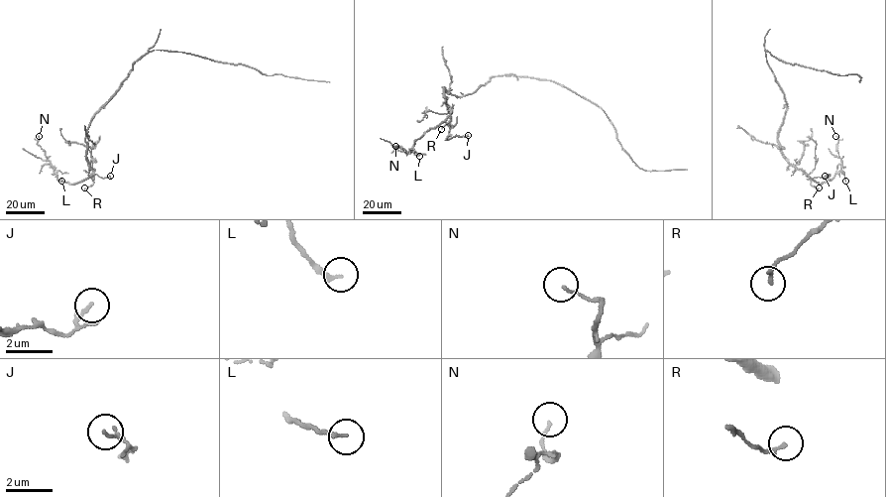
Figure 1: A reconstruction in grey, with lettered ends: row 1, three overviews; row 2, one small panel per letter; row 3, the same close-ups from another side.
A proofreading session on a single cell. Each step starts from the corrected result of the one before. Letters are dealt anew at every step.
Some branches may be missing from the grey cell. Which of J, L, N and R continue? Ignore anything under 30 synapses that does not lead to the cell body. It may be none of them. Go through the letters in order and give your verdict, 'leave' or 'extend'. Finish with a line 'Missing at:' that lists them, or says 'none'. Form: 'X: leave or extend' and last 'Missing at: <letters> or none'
J: leave
L: leave
N: leave
R: leave
Missing at: none

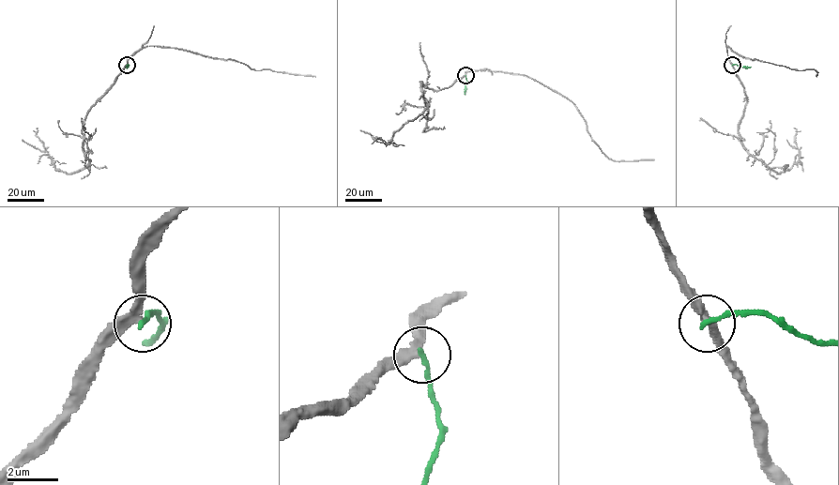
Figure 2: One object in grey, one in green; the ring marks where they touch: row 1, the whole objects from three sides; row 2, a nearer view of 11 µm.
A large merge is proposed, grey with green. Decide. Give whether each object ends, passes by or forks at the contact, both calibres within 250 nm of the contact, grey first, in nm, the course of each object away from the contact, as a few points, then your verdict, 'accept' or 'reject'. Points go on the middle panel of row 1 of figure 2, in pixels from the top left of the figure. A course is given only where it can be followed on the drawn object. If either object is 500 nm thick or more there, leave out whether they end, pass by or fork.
grey passes by; green ends there; 280 nm thick on the grey side, 200 nm on the other; grey runs (465, 75), (467, 71), (485, 70), (535, 79), (572, 103), (592, 139), (609, 158), (653, 159); green runs (465, 75), (465, 94); reject

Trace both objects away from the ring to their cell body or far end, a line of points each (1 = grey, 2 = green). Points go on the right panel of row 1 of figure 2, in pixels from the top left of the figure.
1: (732, 65), (726, 46), (752, 59), (791, 68), (815, 69), (817, 72), (816, 76)
2: (732, 65), (751, 67)

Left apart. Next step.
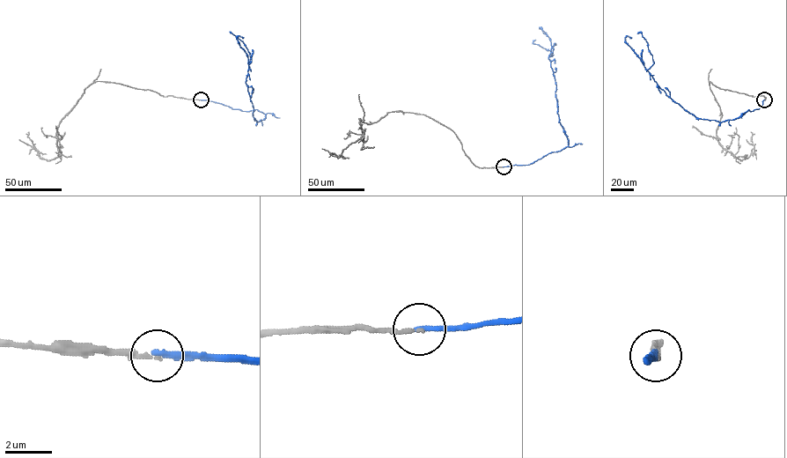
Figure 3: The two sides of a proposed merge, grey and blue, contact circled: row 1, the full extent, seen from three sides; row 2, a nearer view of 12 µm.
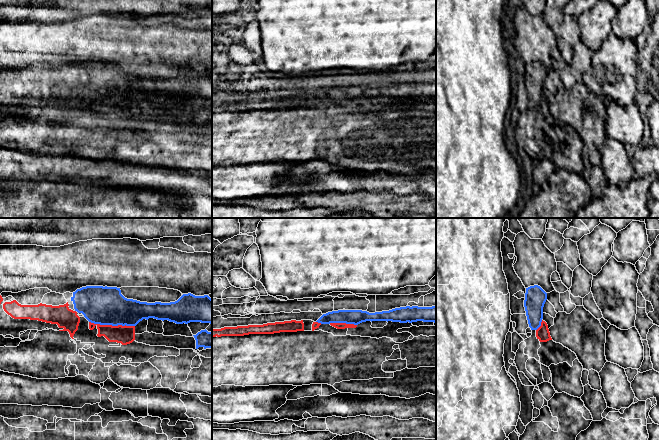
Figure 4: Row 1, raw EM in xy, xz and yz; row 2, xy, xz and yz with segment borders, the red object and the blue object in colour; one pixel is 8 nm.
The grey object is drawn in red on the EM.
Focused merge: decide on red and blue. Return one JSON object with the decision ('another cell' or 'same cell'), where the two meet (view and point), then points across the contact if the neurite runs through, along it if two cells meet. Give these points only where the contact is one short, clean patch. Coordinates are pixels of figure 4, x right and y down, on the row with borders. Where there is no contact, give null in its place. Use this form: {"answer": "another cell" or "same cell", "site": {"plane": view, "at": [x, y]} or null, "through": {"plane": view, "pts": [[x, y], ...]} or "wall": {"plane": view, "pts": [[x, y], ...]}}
{"answer": "same cell", "site": {"plane": "xy", "at": [111, 325]}, "through": {"plane": "xy", "pts": [[125, 335], [111, 325], [111, 315], [101, 305]]}}

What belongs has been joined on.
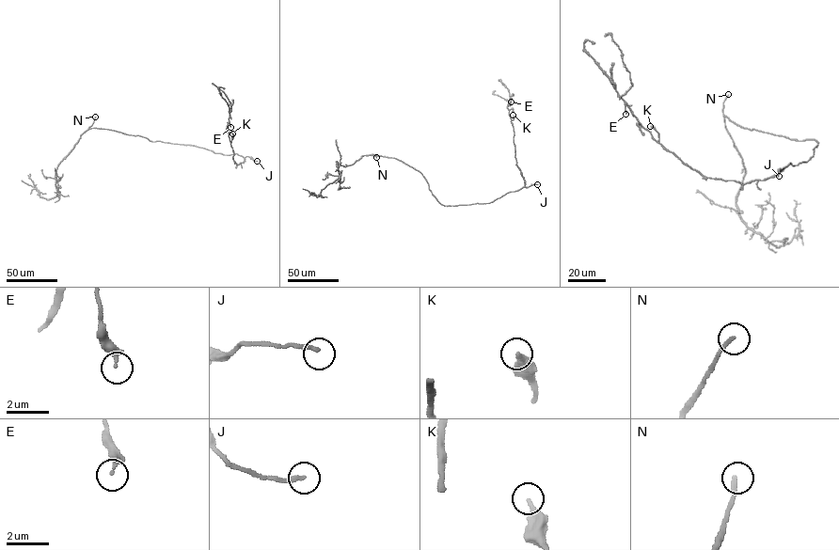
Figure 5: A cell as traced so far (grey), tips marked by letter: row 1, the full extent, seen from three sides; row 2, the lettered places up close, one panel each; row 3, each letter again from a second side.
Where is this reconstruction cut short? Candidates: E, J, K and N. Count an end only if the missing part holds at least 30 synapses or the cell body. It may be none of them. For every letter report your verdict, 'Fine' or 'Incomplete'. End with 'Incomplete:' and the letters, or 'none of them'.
E: Fine
J: Fine
K: Fine
N: Incomplete
Incomplete: N

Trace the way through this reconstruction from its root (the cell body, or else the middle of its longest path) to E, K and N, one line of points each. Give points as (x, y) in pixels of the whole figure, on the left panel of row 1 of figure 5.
E: (168, 143), (194, 145), (224, 154), (237, 153), (245, 158), (237, 165), (227, 129), (229, 122), (230, 127)
K: (168, 143), (194, 145), (224, 154), (237, 153), (245, 158), (237, 165), (230, 144), (232, 133)
N: (168, 143), (150, 141), (106, 129), (88, 129), (95, 117)

